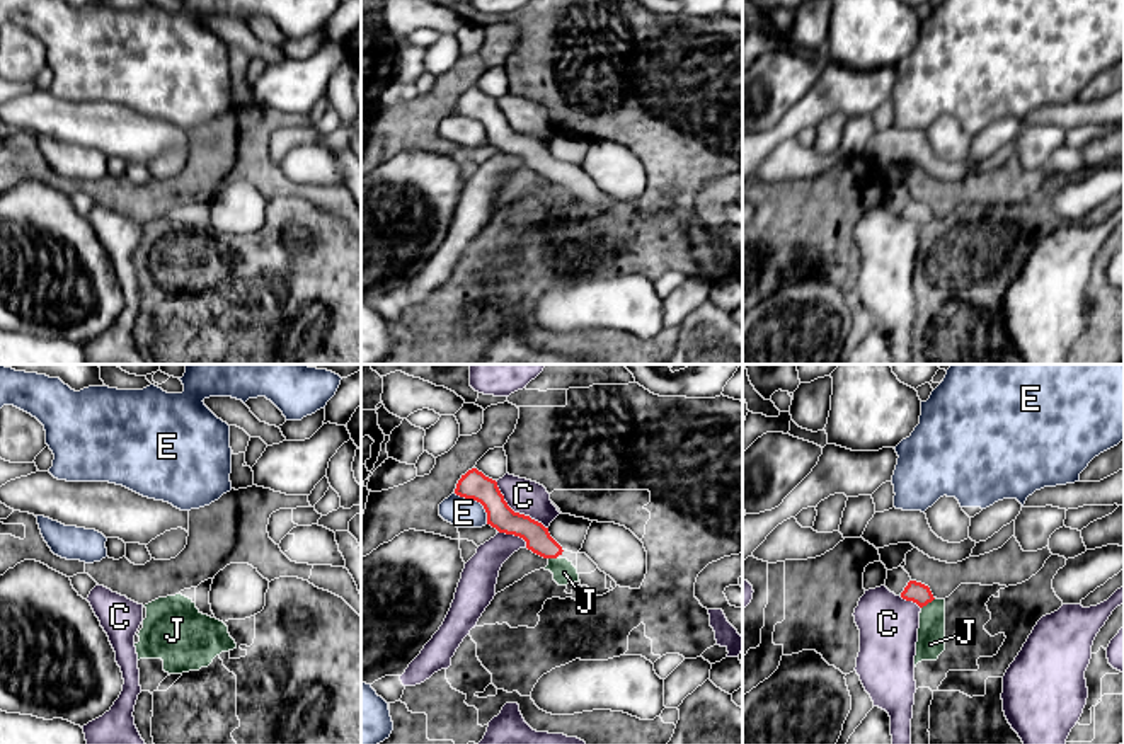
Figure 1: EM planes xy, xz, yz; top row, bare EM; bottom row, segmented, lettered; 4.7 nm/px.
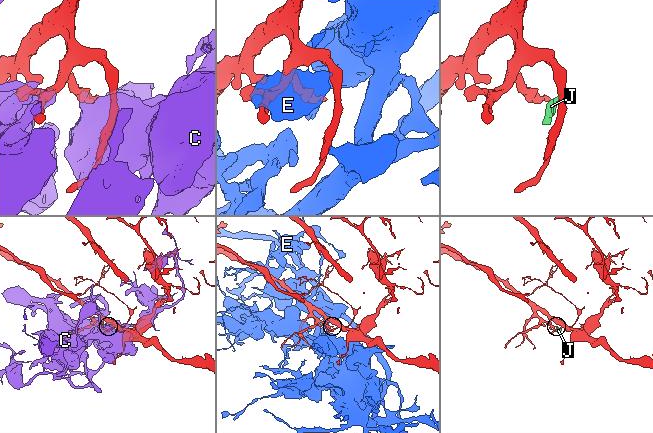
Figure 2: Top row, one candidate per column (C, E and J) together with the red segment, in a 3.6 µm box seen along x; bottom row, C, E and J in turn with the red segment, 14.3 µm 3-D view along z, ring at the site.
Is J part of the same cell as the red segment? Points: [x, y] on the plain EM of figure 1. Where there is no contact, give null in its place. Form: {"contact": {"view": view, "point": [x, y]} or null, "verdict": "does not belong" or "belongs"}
{"contact": {"view": "yz", "point": [929, 220]}, "verdict": "does not belong"}

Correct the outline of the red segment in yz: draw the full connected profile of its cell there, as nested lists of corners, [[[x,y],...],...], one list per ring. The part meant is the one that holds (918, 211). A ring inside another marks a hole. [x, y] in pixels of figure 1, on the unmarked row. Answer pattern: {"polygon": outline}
{"polygon": [[[916,199],[908,201],[904,209],[901,211],[901,216],[916,221],[920,226],[935,218],[930,206]]]}

